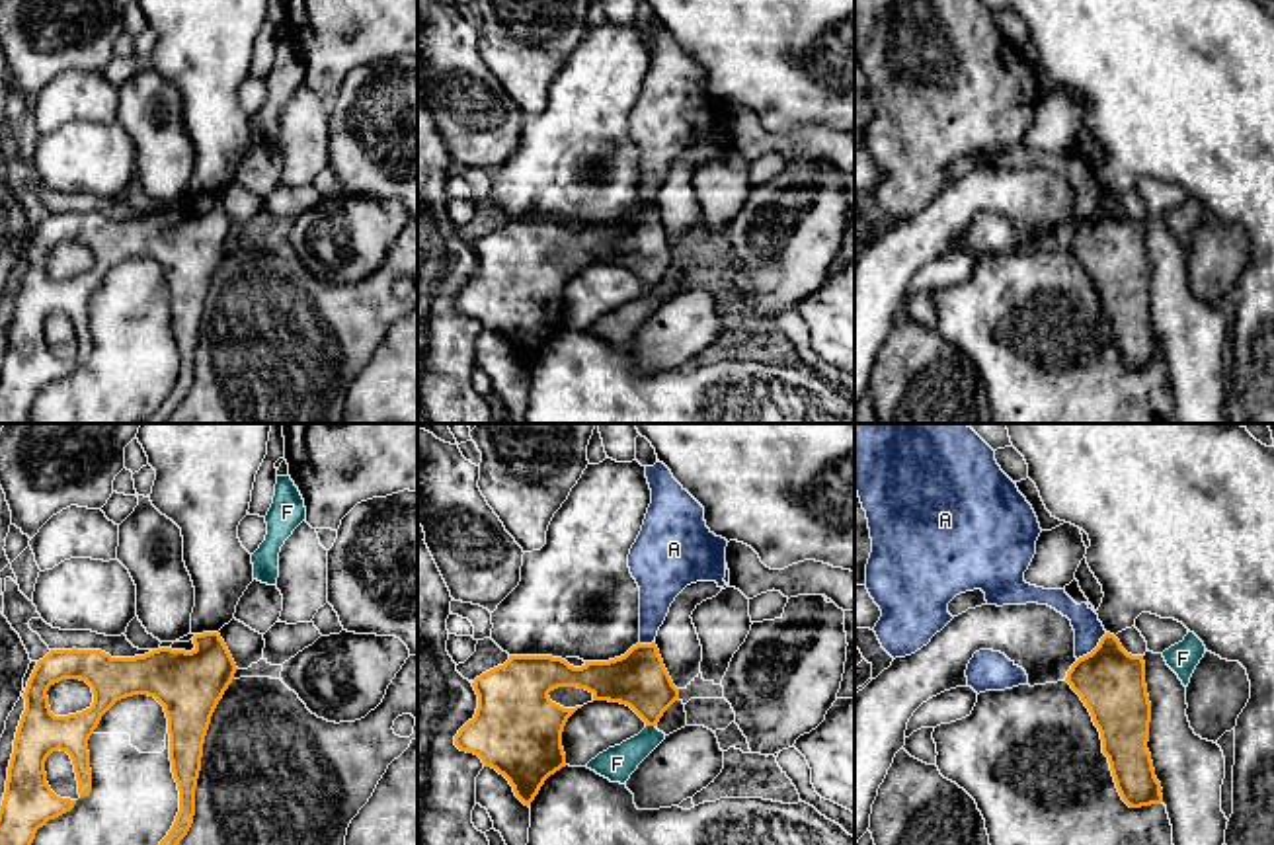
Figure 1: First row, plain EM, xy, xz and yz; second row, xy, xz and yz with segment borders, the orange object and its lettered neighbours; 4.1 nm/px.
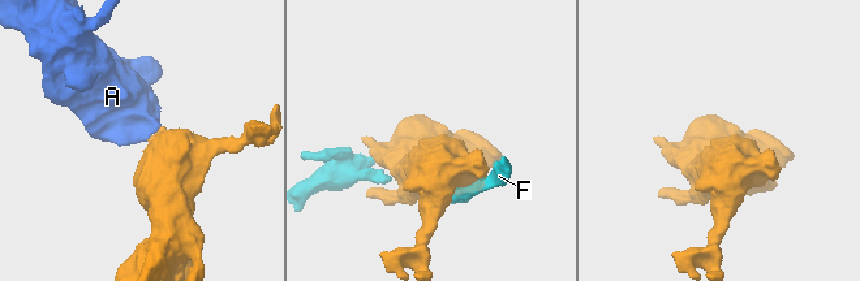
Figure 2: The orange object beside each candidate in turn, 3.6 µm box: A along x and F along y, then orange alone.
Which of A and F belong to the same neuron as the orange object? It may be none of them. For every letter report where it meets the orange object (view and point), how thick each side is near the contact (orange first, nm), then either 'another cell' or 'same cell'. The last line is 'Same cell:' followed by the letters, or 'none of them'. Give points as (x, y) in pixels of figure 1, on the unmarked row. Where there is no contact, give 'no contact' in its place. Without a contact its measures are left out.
A: contact yz (1095, 211); calibres 280 and 120 nm; another cell
F: contact xz (650, 287); calibres 240 and 150 nm; another cell
Same cell: none of them

